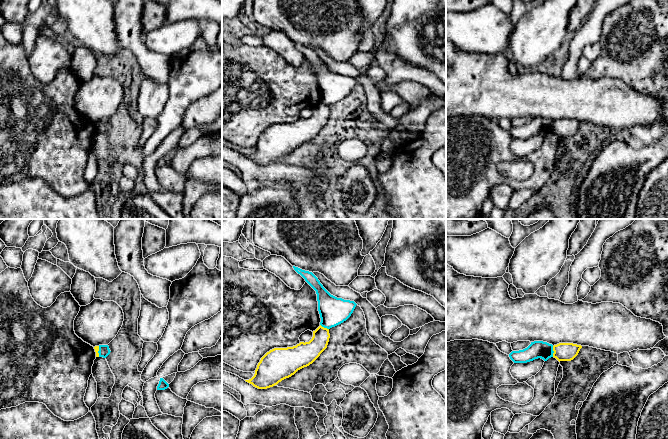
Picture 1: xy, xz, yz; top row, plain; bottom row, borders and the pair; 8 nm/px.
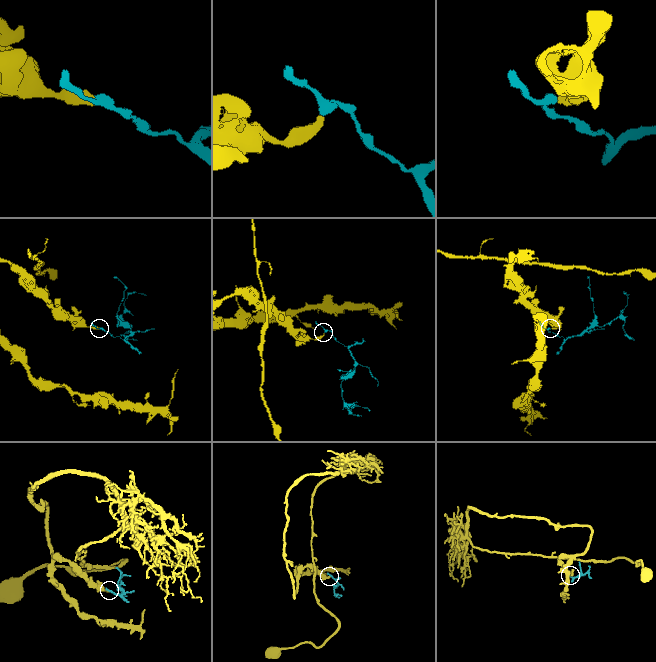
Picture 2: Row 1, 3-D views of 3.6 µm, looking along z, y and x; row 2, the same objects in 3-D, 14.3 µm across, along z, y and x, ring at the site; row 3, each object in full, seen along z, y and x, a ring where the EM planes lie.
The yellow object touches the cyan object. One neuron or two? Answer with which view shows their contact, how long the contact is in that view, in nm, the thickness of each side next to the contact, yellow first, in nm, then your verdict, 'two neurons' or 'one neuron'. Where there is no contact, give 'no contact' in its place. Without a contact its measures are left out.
meets yellow in yz; contact 90 nm long; 140 nm thick on the yellow side, 140 nm on the other; two neurons

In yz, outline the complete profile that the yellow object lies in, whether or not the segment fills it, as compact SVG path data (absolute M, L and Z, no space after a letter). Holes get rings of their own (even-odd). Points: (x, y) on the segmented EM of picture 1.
M559 343L553 346L553 357L560 361L571 361L579 353L581 345L573 343Z

